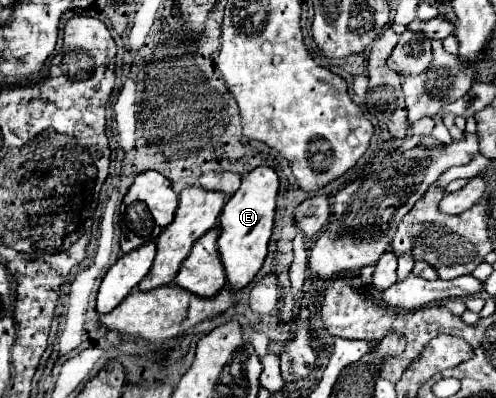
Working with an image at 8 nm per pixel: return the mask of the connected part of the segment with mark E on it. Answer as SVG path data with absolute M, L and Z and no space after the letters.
M261 166L243 176L241 188L223 206L223 212L219 216L217 248L231 290L245 288L263 266L263 260L267 256L267 244L271 238L271 228L273 228L277 190L279 190L279 178L275 170Z

